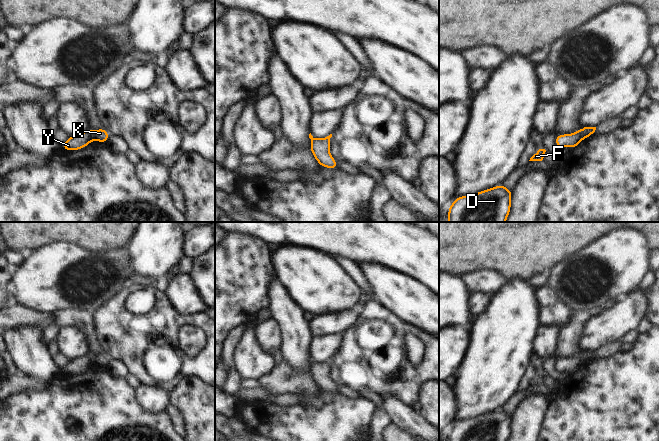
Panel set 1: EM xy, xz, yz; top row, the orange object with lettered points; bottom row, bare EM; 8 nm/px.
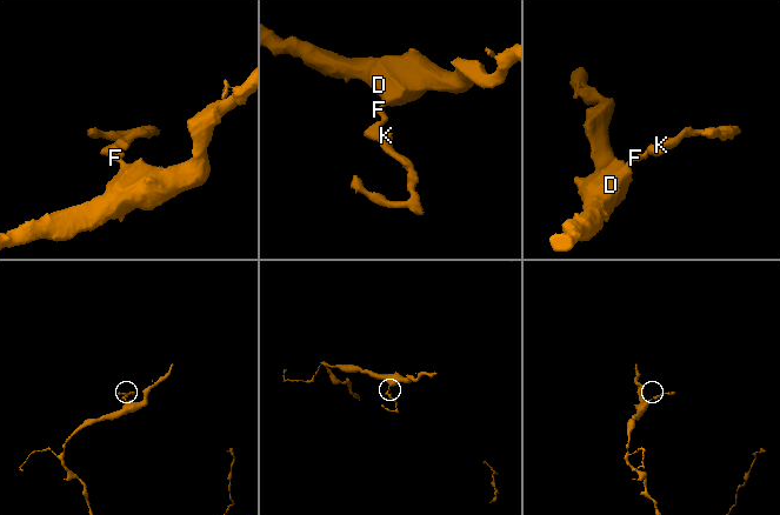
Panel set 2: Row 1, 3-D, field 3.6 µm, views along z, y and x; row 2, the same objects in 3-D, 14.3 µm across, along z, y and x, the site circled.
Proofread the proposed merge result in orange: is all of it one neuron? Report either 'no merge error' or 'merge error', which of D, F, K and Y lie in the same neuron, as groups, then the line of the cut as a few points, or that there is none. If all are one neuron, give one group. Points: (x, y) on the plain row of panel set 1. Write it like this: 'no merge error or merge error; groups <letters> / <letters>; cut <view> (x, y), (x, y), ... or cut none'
merge error; groups D F Y / K; cut xy (87, 354), (92, 364)

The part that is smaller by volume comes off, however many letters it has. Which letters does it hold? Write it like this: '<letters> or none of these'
K

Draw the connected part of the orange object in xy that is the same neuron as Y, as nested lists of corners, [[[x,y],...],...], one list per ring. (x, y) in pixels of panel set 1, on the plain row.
[[[86,354],[70,360],[61,370],[61,373],[67,374],[67,375],[80,374],[87,371],[91,365],[92,363],[90,361],[90,358],[88,354]]]

